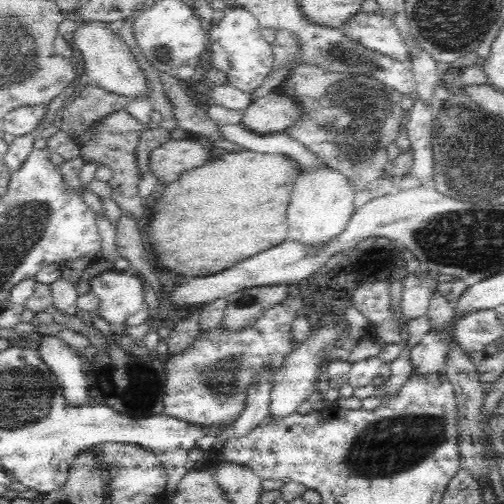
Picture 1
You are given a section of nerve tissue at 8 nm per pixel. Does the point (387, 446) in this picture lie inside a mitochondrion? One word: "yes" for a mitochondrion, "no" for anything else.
yes

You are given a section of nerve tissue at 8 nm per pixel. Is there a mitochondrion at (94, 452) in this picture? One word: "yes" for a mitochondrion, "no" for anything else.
no

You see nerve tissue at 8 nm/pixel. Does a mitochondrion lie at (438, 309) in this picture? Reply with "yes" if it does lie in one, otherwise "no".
no

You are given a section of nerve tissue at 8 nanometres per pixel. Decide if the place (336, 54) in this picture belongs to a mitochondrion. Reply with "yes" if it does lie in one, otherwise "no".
yes

